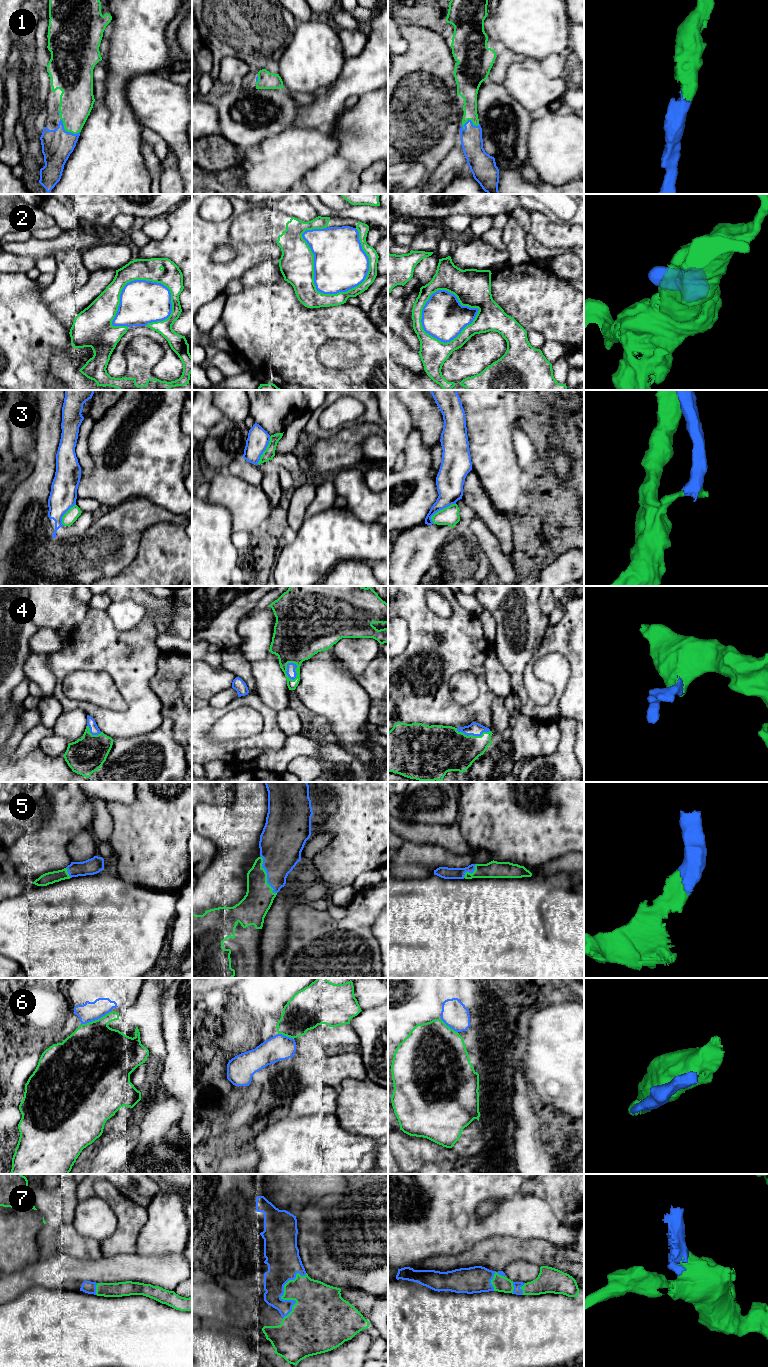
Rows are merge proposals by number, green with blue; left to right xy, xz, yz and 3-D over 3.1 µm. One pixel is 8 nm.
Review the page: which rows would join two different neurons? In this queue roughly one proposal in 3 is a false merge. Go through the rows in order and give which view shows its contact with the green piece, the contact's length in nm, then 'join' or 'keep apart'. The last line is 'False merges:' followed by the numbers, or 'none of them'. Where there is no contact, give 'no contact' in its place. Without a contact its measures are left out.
1: meets green in xy; contact 200 nm long; join
2: meets green in xz; contact 650 nm long; keep apart
3: meets green in yz; contact 240 nm long; keep apart
4: meets green in xz; contact 160 nm long; join
5: meets green in xz; contact 340 nm long; join
6: meets green in xy; contact 260 nm long; join
7: meets green in xz; contact 420 nm long; join
False merges: 2, 3

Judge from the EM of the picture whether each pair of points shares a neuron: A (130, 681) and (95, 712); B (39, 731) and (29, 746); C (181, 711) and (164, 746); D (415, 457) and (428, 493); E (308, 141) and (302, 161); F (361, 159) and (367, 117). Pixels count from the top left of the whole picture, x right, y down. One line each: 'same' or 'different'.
A: same
B: same
C: different
D: same
E: same
F: same

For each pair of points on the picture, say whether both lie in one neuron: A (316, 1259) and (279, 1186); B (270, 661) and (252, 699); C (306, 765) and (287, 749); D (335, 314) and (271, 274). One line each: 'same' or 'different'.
A: different
B: different
C: different
D: different

